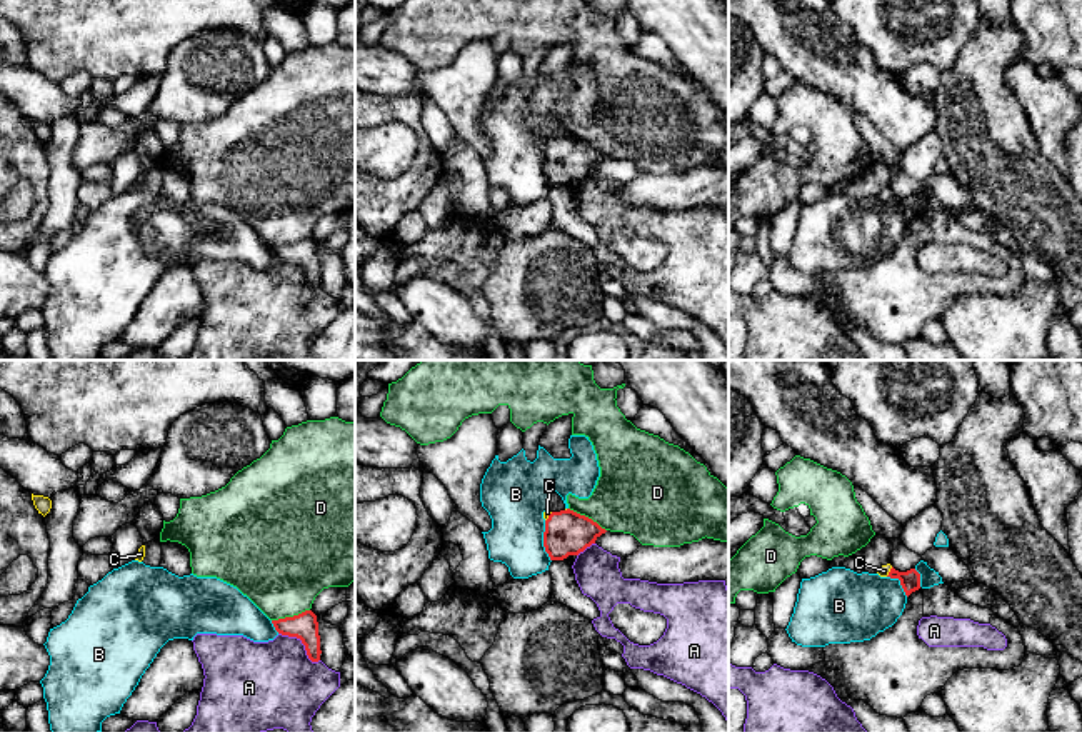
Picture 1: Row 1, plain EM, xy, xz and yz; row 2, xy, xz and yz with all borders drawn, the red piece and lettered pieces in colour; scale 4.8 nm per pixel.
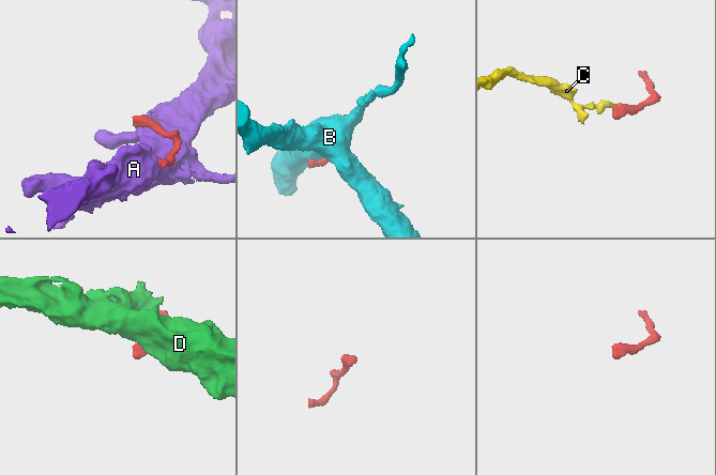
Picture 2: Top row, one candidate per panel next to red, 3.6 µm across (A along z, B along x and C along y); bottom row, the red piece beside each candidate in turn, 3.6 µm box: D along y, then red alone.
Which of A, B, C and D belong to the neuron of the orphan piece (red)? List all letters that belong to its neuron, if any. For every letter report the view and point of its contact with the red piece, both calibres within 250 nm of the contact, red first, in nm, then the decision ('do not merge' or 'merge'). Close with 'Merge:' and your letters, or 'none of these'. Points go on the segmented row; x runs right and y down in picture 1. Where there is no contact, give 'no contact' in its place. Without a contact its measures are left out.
A: xy (302, 642) | 130/420 nm | do not merge
B: xz (544, 541) | 220/300 nm | do not merge
C: yz (889, 572) | 100/50 nm | merge
D: xy (290, 617) | 130/440 nm | do not merge
Merge: C

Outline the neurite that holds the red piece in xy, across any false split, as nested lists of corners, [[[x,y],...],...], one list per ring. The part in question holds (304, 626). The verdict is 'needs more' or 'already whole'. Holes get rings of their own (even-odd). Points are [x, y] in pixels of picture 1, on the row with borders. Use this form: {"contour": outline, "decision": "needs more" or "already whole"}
{"contour": [[[305,610],[293,617],[272,620],[272,624],[278,634],[300,639],[312,662],[320,660],[322,650],[318,622],[317,615],[312,610]]], "decision": "already whole"}

